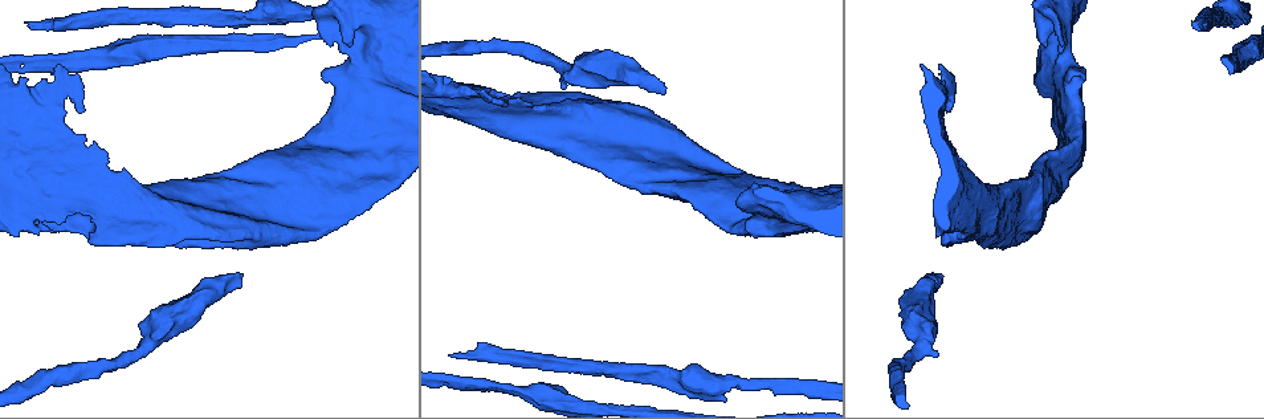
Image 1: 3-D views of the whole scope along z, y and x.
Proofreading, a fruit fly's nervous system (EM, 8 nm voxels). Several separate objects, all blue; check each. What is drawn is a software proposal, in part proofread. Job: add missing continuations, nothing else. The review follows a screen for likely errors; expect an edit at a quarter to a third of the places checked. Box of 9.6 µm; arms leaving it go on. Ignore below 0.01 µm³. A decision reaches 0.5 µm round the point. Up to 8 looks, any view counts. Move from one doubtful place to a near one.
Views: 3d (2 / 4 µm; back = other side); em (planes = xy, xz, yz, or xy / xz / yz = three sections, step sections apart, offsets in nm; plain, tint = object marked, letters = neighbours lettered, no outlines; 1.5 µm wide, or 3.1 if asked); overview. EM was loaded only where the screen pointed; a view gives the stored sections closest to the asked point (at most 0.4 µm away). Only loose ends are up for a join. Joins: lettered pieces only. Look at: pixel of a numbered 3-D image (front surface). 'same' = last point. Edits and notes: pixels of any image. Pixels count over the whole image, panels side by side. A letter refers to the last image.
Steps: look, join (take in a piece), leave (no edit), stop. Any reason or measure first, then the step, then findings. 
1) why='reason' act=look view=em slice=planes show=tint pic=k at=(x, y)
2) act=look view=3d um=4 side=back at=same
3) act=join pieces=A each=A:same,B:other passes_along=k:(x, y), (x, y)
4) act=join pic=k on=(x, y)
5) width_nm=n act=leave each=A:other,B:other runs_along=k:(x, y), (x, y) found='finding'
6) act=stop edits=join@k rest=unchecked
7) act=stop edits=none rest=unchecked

act=look view=em slice=planes show=letters pic=1 at=(664, 87)

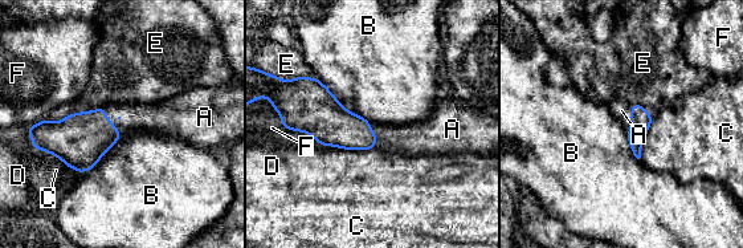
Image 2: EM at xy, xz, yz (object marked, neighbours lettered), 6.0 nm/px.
longest_contact=B:420nm act=join pieces=A each=A:same,B:other,C:other,D:other,E:other,F:other passes_along=2:(80, 139), (109, 121), (150, 117) found='the cell continues'

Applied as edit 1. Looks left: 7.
why='see it whole again' act=look view=overview

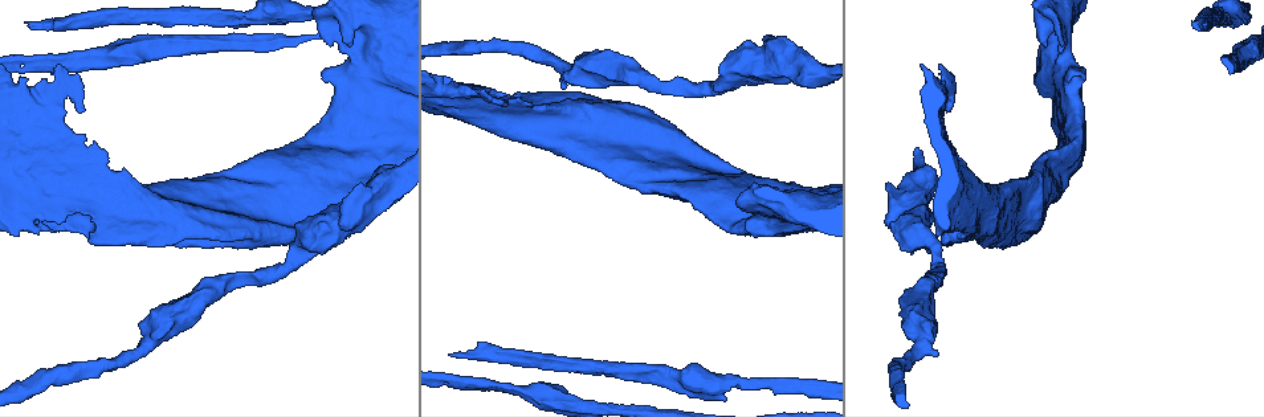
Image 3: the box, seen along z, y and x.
why='thick end' act=look view=3d um=2 pic=3 at=(1045, 47)

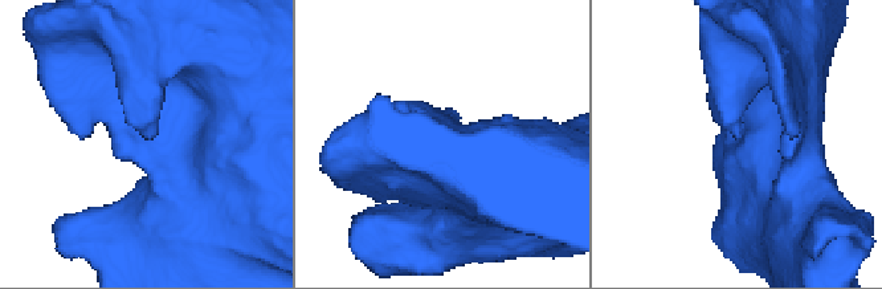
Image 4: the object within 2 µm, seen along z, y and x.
why='now the EM' act=look view=em slice=planes show=plain pic=4 at=(741, 137)

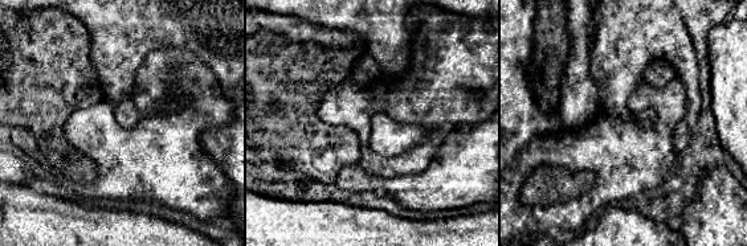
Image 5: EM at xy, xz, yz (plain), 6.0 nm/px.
act=look view=em slice=planes show=letters at=same

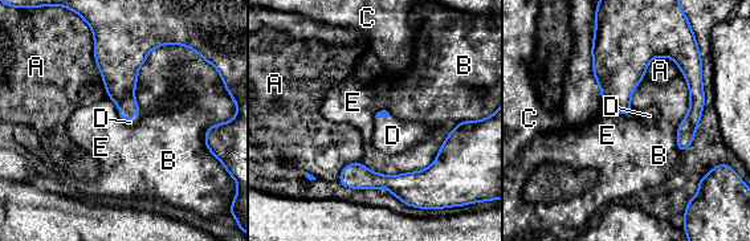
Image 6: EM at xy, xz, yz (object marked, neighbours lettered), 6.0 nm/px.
act=join pieces=D each=A:other,B:other,C:other,D:same,E:other found='the cell continues'

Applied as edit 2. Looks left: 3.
why='free end' act=look view=3d um=2 pic=3 at=(28, 24)

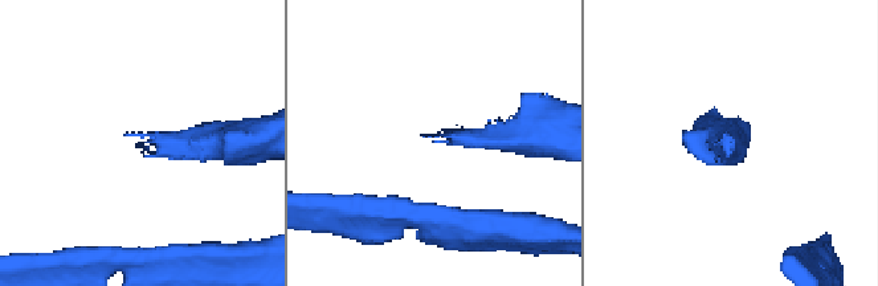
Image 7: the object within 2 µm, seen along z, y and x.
act=look view=em slice=yz step=8 show=tint pic=7 at=(142, 135)

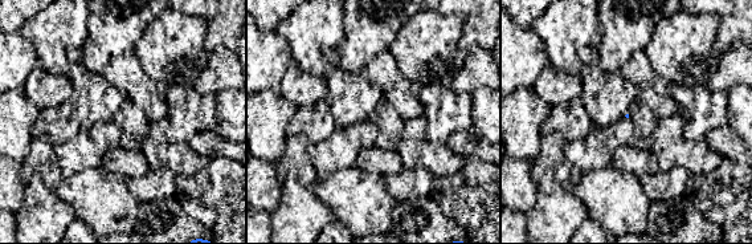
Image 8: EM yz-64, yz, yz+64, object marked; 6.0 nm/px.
why='cut it another way' act=look view=em slice=xy step=4 show=letters at=same

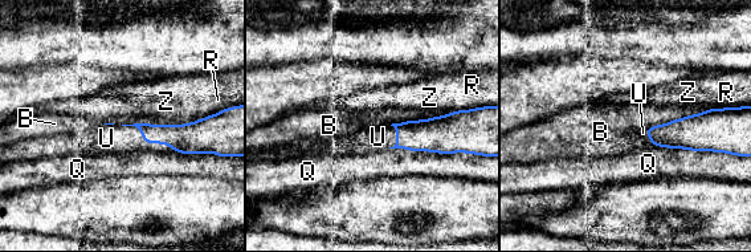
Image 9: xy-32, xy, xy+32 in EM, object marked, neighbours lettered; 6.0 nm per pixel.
act=join pieces=U each=B:other,Q:other,R:other,U:same,Z:other passes_along=9:(184, 138), (146, 142), (106, 138) found='the cell continues'

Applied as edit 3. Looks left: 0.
act=stop edits=join@2,join@6,join@9 rest=unchecked

